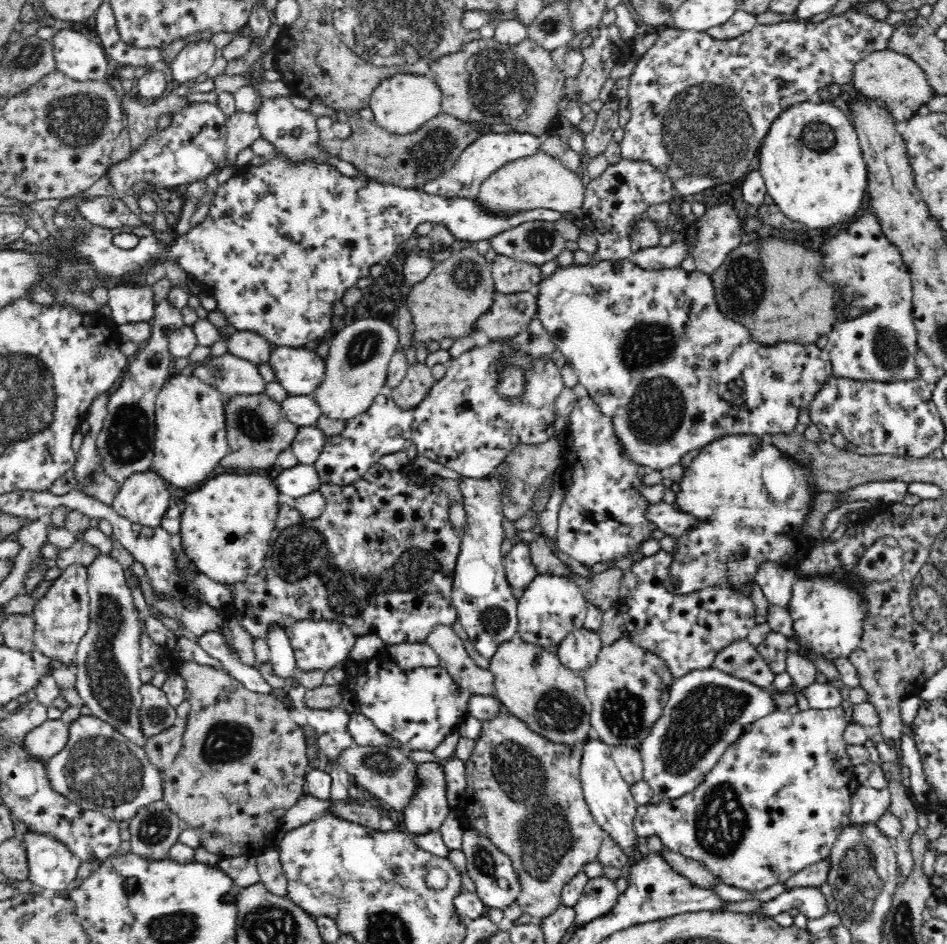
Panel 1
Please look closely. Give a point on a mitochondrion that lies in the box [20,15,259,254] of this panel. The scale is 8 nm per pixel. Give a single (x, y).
(76, 120)

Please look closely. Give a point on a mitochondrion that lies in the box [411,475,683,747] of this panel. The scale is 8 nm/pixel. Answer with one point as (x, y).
(557, 710)

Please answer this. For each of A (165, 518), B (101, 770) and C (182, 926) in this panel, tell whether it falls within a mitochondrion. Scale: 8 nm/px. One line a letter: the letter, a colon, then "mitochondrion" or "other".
A: other
B: mitochondrion
C: mitochondrion

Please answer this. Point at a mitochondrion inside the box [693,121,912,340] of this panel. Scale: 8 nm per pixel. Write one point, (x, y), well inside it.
(745, 281)

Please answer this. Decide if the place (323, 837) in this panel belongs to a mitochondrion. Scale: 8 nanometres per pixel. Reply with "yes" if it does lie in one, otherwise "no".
no

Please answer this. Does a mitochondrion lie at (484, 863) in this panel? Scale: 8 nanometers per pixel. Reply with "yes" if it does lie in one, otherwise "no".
yes

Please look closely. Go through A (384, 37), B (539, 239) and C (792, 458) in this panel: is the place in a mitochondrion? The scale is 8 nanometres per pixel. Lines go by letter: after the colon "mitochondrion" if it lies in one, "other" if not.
A: mitochondrion
B: mitochondrion
C: other

